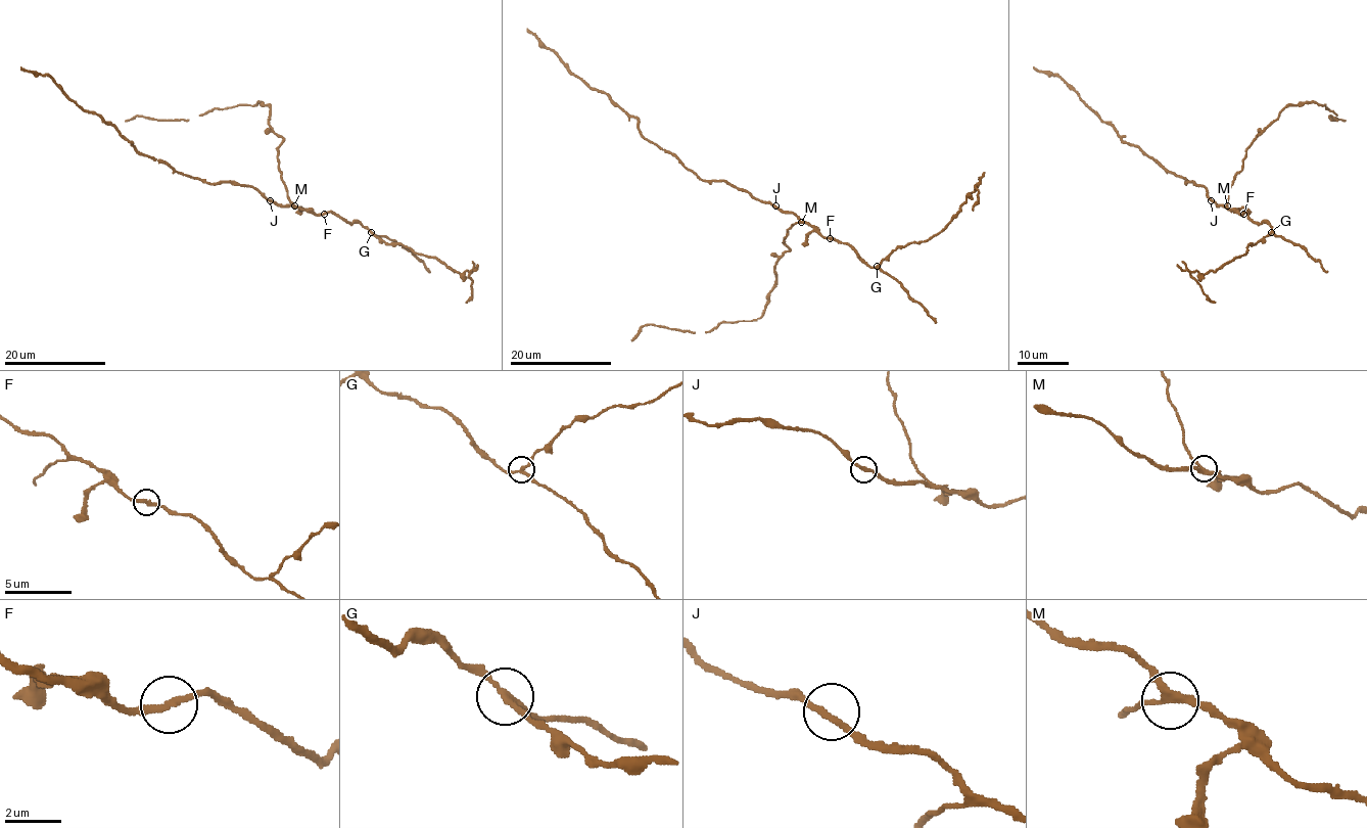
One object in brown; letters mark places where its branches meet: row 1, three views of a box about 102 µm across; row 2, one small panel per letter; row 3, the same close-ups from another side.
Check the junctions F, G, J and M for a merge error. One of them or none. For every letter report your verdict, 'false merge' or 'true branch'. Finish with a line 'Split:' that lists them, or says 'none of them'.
F: true branch
G: false merge
J: true branch
M: true branch
Split: G

